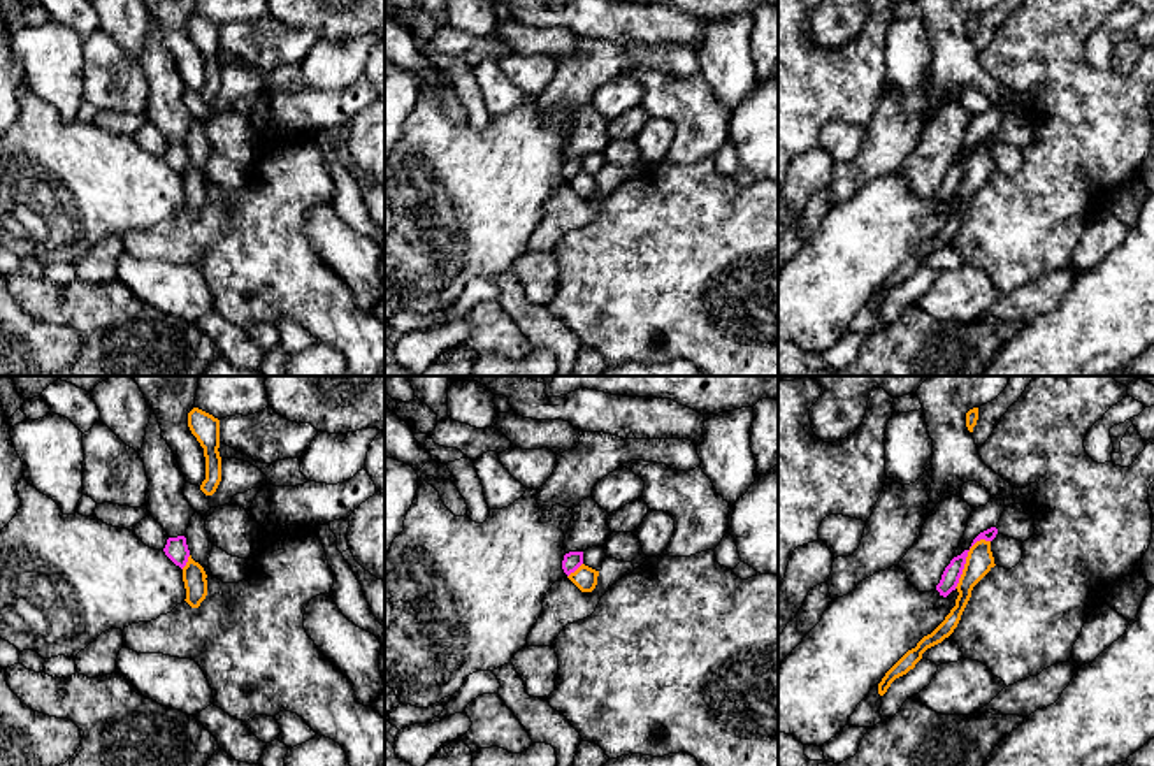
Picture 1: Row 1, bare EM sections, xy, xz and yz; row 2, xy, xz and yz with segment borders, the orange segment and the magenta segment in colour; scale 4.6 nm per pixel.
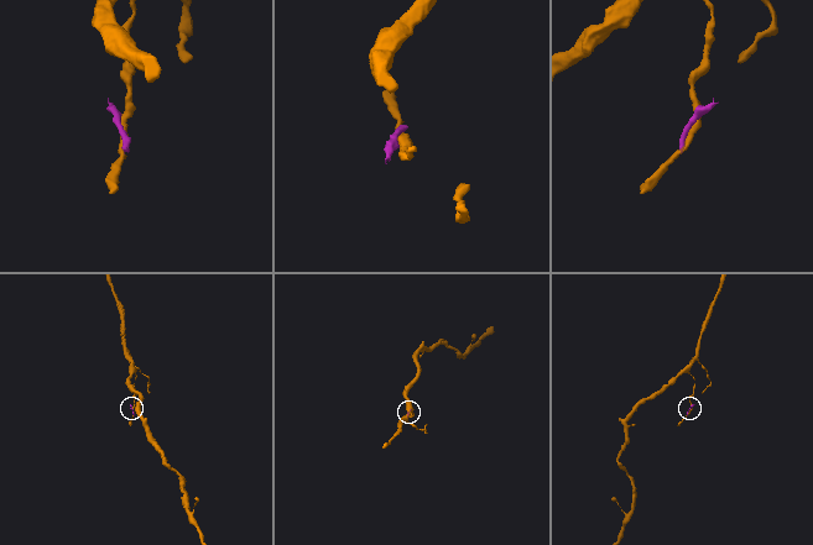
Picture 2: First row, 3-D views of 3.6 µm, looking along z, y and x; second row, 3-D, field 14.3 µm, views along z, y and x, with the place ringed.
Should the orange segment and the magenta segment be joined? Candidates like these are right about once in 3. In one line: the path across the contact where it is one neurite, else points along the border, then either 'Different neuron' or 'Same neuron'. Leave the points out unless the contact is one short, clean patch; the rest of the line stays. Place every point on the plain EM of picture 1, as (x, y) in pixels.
Different neuron

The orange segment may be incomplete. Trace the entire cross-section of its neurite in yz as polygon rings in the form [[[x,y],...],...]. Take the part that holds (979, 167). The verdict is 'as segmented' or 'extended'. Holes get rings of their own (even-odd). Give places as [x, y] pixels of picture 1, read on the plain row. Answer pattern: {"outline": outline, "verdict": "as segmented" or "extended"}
{"outline": [[[977,148],[966,163],[963,181],[957,190],[956,213],[945,223],[945,227],[927,242],[924,242],[915,255],[908,257],[882,285],[878,290],[878,300],[884,302],[891,290],[906,281],[922,265],[922,260],[948,244],[957,234],[961,221],[971,204],[973,193],[994,174],[994,163],[991,158],[991,148]]], "verdict": "as segmented"}

